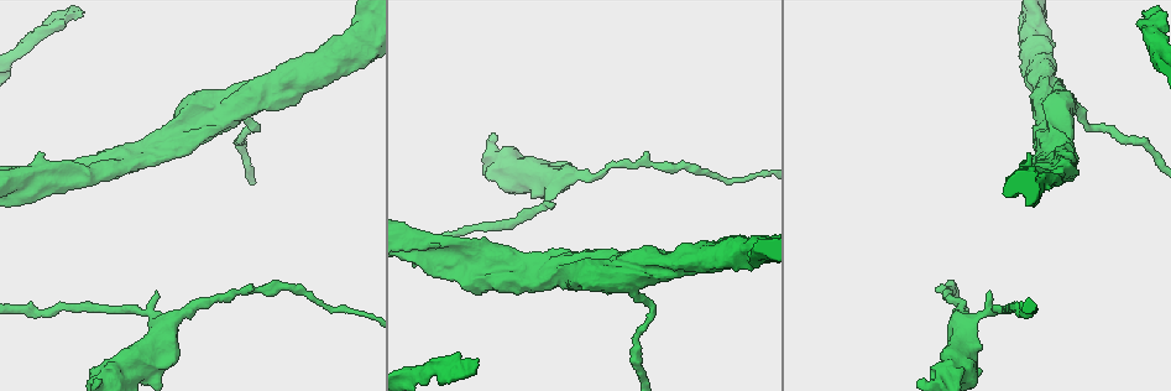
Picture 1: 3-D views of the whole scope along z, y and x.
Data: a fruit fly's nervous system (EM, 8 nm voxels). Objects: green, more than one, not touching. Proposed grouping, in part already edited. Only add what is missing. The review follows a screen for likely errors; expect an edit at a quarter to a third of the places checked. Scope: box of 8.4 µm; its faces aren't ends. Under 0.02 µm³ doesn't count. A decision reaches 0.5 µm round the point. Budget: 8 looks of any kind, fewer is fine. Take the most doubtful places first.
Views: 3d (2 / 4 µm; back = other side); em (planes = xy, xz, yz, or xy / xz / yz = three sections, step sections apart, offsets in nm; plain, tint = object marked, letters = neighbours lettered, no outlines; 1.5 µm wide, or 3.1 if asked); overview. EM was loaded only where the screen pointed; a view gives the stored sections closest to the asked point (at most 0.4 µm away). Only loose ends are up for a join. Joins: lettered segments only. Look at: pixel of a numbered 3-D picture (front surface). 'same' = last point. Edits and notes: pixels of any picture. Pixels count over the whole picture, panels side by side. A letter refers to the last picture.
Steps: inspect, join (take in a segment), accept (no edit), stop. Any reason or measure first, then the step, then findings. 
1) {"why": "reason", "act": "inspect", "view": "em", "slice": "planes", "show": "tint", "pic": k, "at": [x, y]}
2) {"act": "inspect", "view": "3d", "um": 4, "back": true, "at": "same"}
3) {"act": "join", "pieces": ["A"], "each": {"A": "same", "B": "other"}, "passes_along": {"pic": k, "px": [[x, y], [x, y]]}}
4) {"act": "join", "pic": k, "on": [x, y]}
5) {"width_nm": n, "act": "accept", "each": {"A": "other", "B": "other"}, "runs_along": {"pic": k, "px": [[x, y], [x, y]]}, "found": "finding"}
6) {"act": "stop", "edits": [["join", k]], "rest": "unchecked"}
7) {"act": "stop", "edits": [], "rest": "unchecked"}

{"why": "stops while still wide", "act": "inspect", "view": "em", "slice": "planes", "show": "letters", "pic": 1, "at": [1026, 154]}

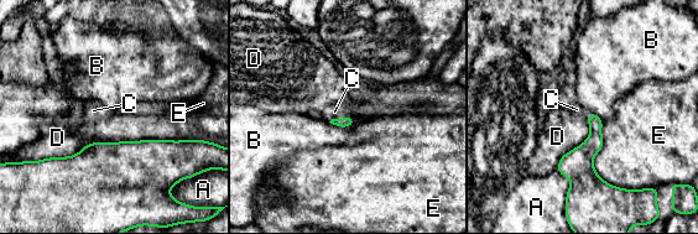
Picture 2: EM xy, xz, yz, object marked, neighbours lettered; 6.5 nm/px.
{"act": "join", "pieces": ["C"], "each": {"A": "other", "B": "other", "C": "same", "D": "other", "E": "other"}, "found": "it goes on there"}

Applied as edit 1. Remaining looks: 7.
{"why": "branch stops here", "act": "inspect", "view": "3d", "um": 4, "pic": 1, "at": [1035, 127]}

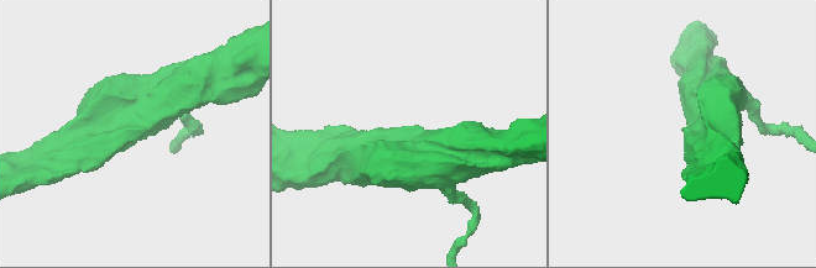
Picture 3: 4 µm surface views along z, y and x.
{"act": "inspect", "view": "em", "slice": "planes", "show": "letters", "pic": 3, "at": [407, 129]}

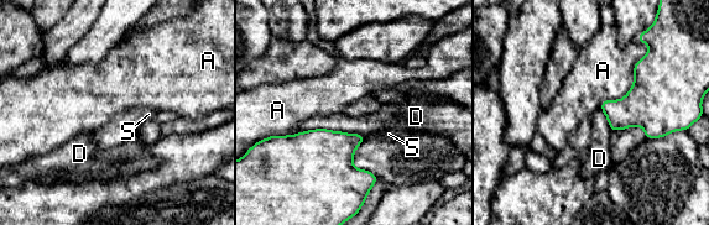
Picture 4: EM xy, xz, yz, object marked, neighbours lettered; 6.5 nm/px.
{"act": "accept", "each": {"A": "other", "D": "other", "S": "other"}, "found": "no lettered segment goes on from it"}

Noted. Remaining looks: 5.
{"act": "stop", "edits": [["join", 2]], "rest": "unchecked"}

